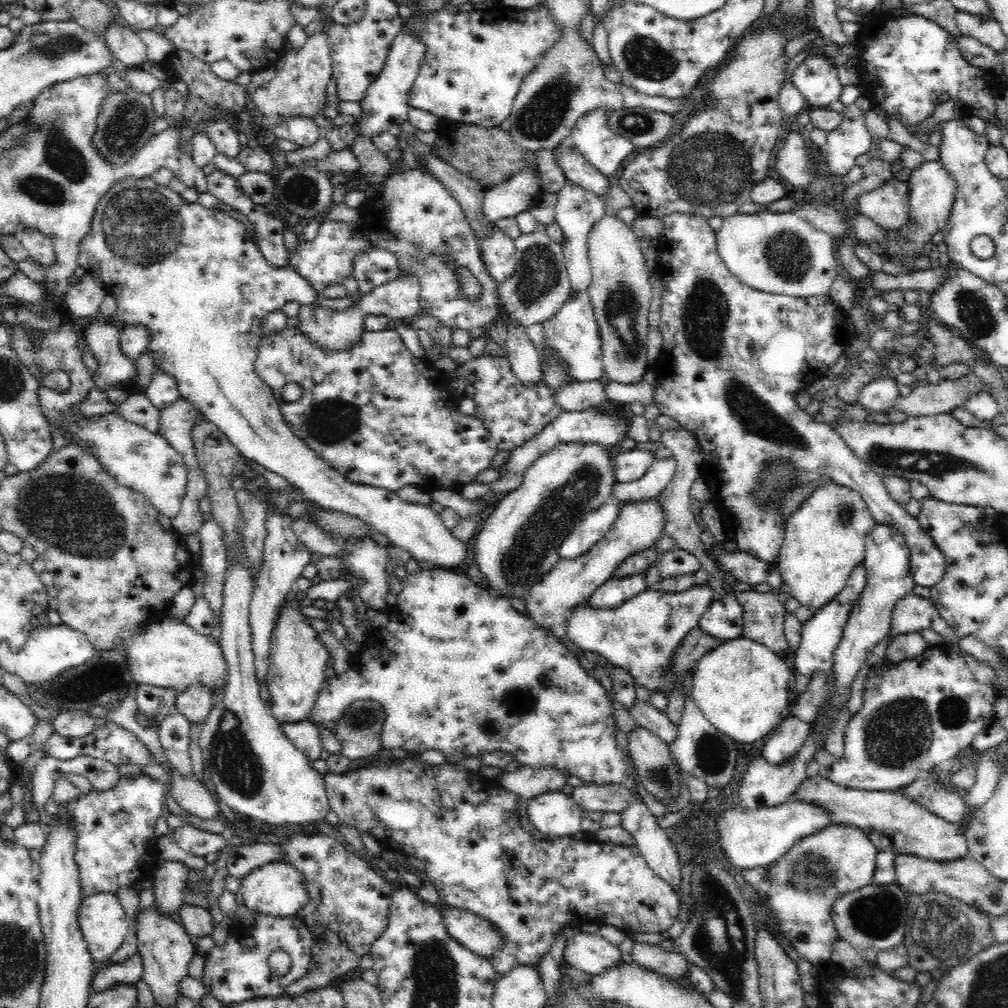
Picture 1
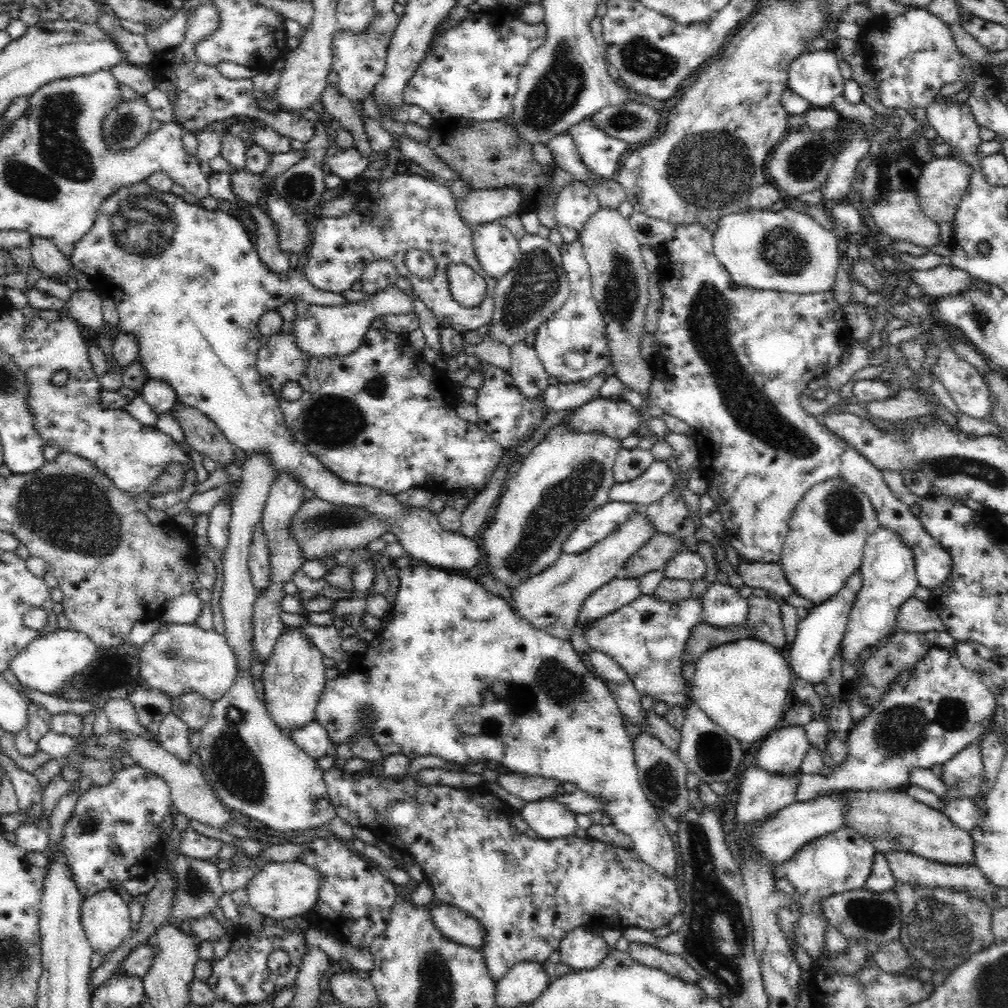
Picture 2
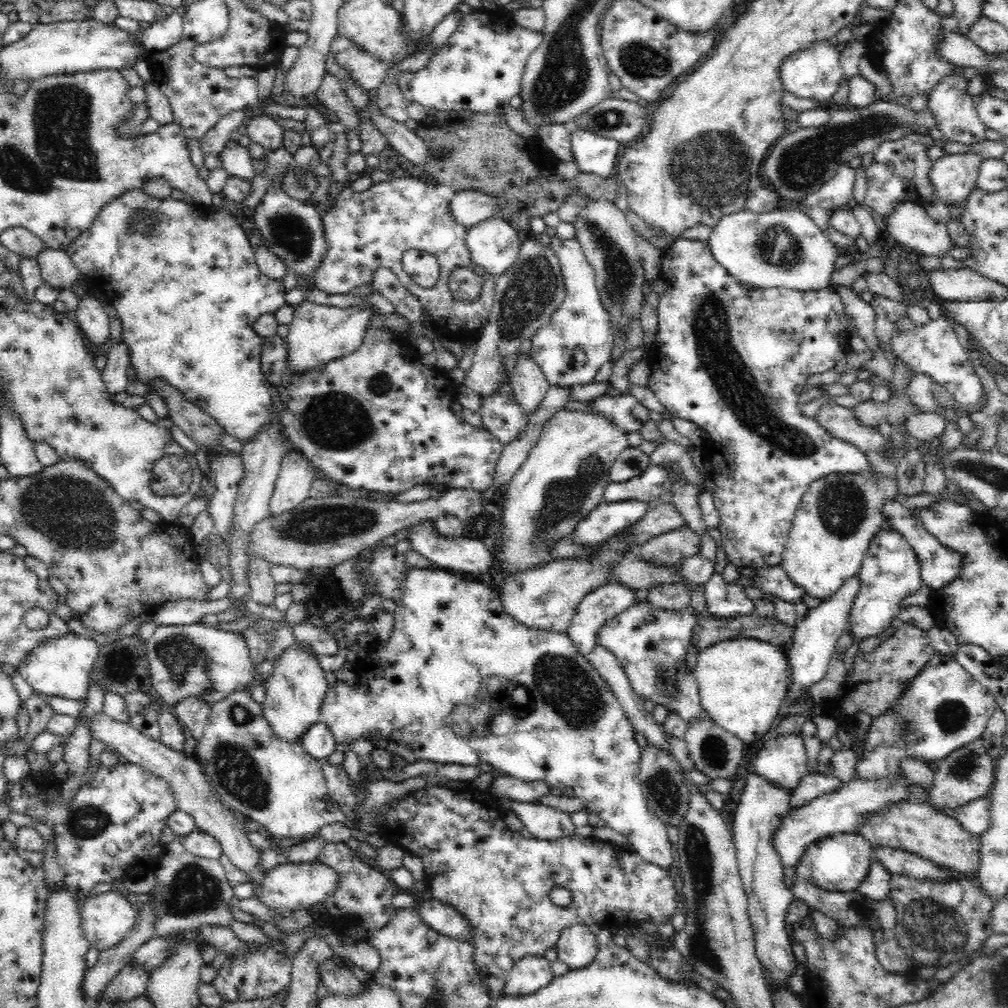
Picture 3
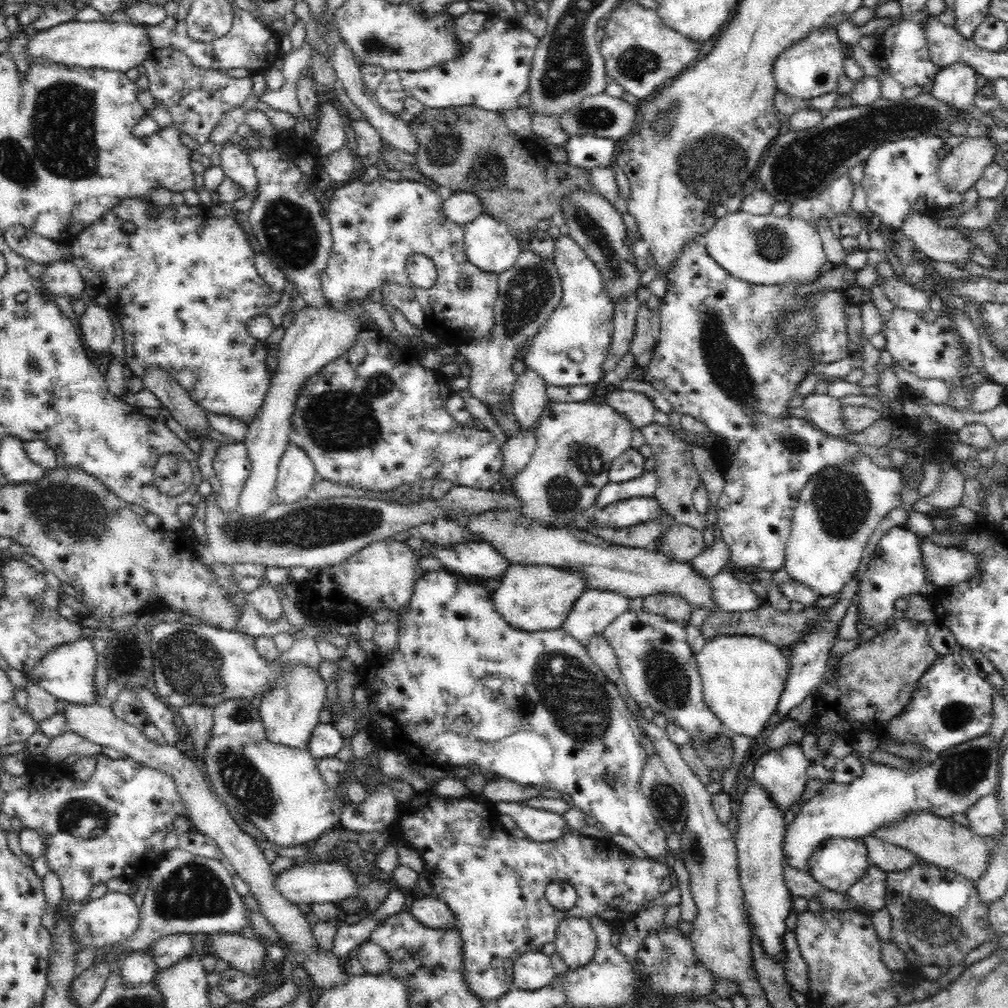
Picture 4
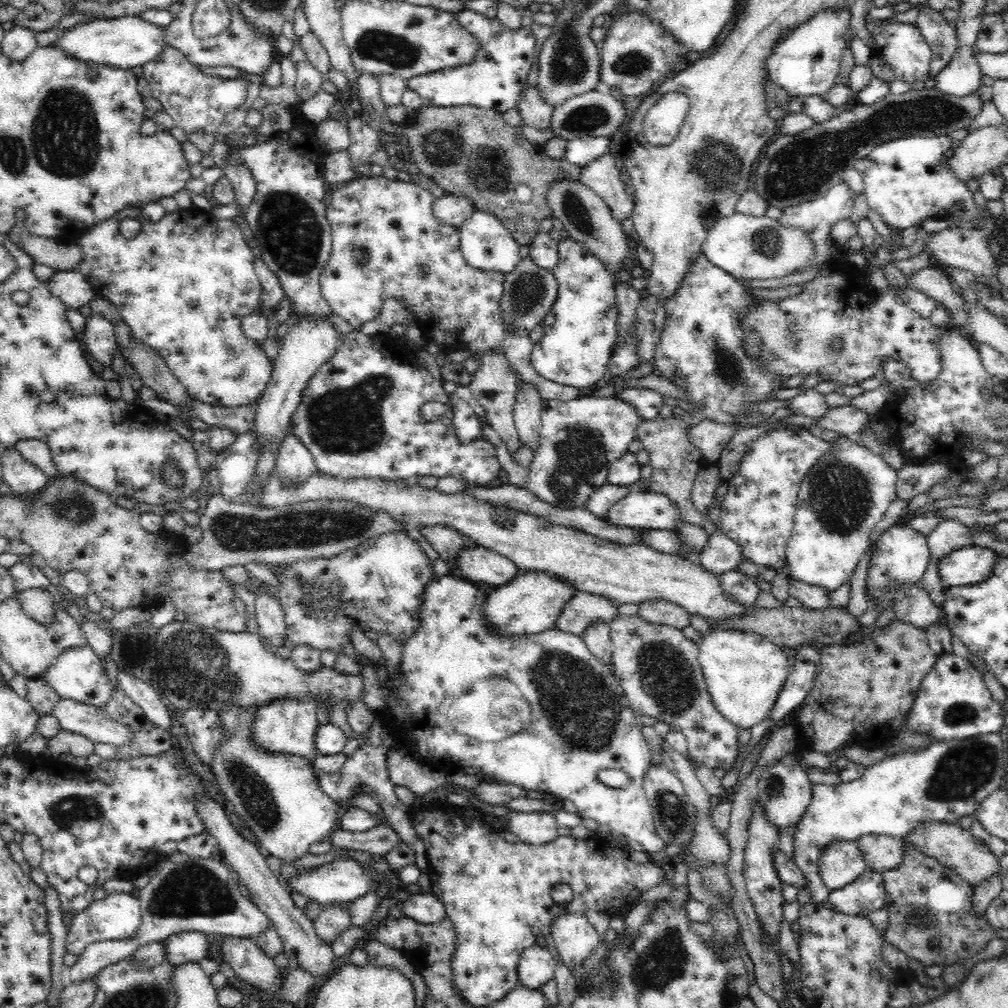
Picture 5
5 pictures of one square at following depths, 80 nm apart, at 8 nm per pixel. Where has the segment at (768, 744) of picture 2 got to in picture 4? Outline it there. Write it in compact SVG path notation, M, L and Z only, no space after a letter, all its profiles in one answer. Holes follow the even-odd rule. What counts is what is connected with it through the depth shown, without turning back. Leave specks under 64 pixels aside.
M786 744L782 748L768 748L754 764L753 778L773 799L773 806L778 806L783 812L788 810L796 800L800 800L802 791L807 784L808 766L812 765L799 744Z

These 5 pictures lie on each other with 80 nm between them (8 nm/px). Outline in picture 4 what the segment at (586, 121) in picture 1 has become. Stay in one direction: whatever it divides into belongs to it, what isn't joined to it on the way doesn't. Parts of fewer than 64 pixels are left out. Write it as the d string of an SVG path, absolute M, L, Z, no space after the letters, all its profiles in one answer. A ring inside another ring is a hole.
M584 134L570 136L565 149L568 162L589 172L594 168L611 168L616 146L618 142L614 140Z

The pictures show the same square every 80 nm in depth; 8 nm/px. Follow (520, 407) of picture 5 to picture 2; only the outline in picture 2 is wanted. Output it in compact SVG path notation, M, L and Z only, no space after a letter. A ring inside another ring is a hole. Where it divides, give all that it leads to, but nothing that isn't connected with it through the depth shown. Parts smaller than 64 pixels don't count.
M518 340L510 346L509 350L511 366L507 371L516 382L518 390L528 398L543 394L552 380L547 375L535 347L527 345L524 340Z

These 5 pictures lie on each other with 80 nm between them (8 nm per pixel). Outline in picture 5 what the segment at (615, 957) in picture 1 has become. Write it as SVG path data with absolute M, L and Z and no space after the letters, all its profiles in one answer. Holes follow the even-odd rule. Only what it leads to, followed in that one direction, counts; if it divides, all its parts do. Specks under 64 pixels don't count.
M564 912L557 916L551 926L551 936L559 958L571 970L582 965L600 943L597 930L580 913Z

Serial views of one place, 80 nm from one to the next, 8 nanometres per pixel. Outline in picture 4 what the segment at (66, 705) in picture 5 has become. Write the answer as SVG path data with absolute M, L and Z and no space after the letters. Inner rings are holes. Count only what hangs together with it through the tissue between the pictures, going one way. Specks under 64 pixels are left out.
M70 703L63 716L68 721L68 727L82 738L102 747L114 748L122 758L139 761L143 765L147 765L148 768L163 770L168 776L171 776L172 780L175 780L179 795L182 797L184 808L187 809L187 816L193 822L194 830L216 840L224 857L230 861L237 874L246 881L251 890L250 894L260 903L259 912L266 917L271 927L277 931L278 936L288 944L288 954L292 956L293 964L300 964L304 967L316 987L331 989L333 986L345 983L345 977L348 976L348 973L338 964L338 957L332 951L320 951L316 948L311 933L312 928L306 922L305 914L298 909L298 906L292 905L288 900L284 901L278 895L278 891L274 889L274 874L268 867L263 852L256 845L256 840L240 829L231 816L230 808L223 806L217 795L210 790L209 782L206 781L204 774L190 757L186 757L182 751L176 749L176 746L154 744L134 726L119 720L111 708L105 704Z

